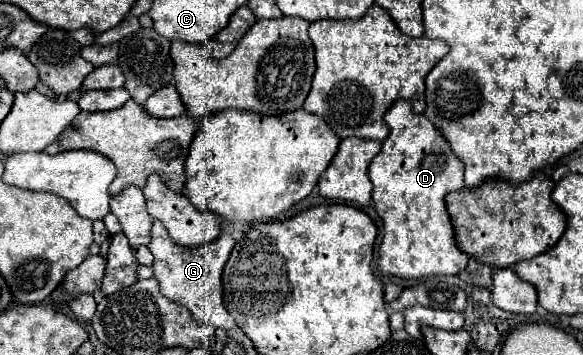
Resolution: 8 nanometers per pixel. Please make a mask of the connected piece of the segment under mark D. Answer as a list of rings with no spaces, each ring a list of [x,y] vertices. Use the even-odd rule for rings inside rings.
[[[397,100],[385,112],[385,122],[391,132],[383,140],[381,152],[369,164],[373,206],[383,220],[379,270],[385,276],[403,280],[455,276],[467,268],[469,256],[455,246],[445,196],[463,188],[463,164],[439,130],[423,114],[415,114],[409,102]]]

